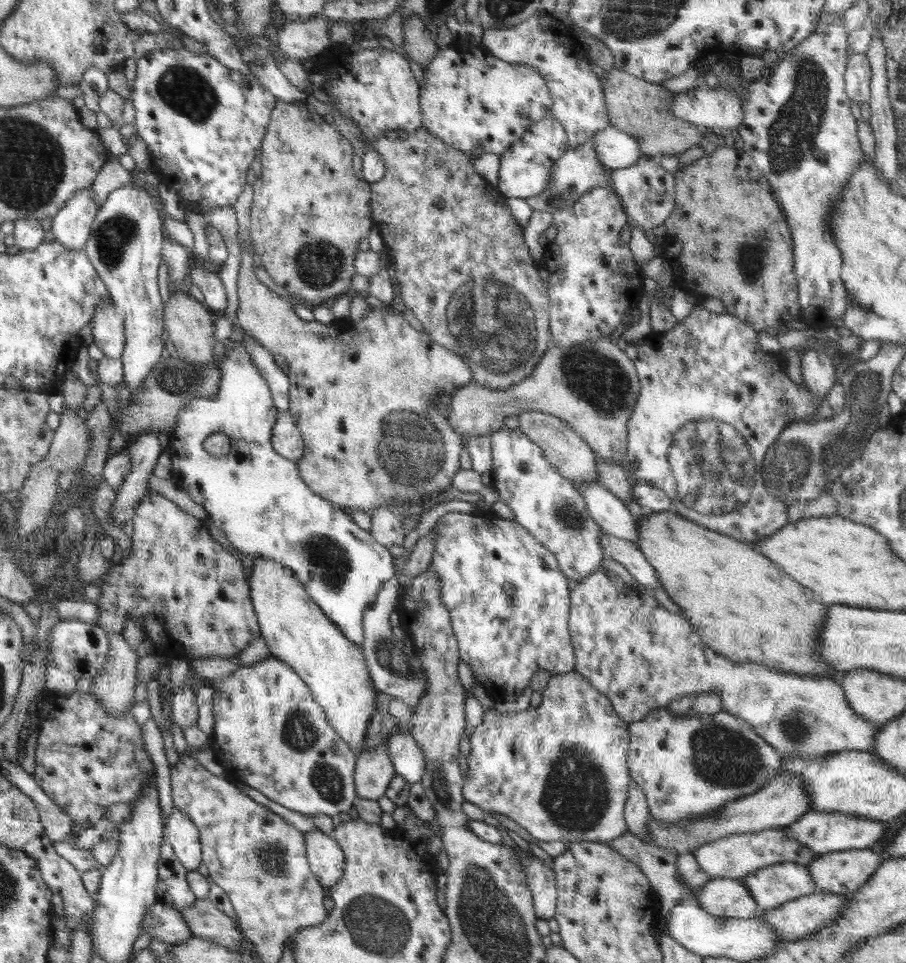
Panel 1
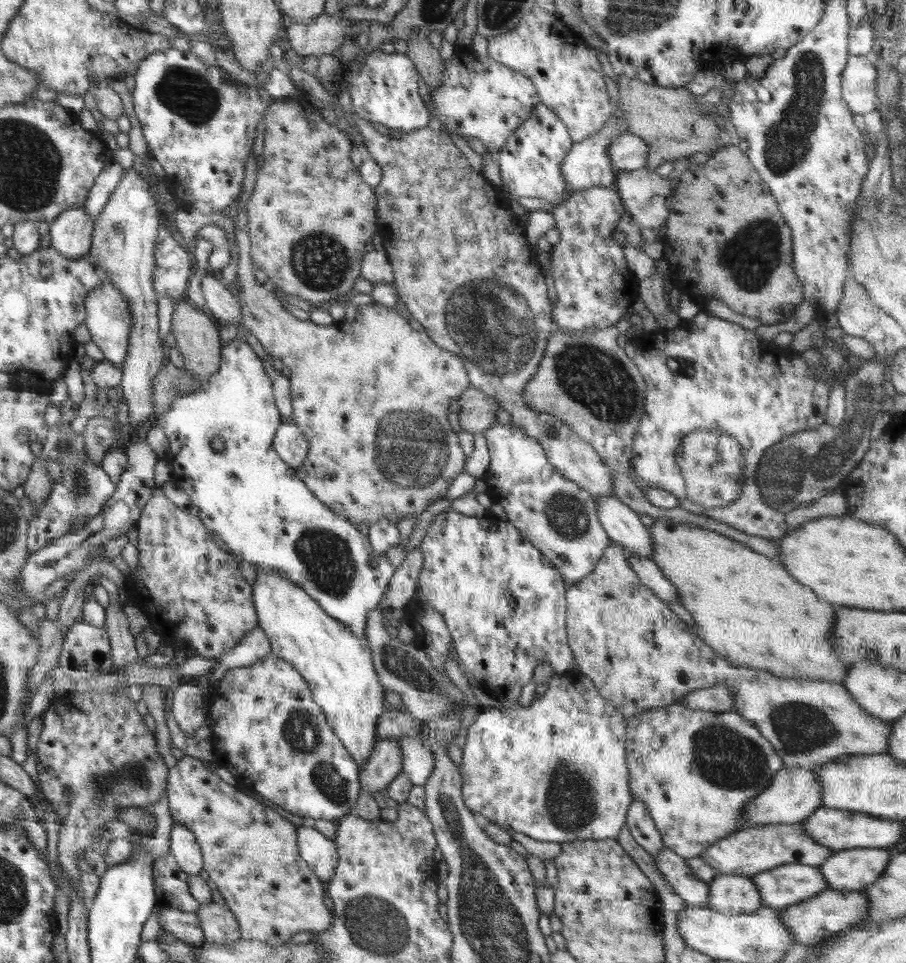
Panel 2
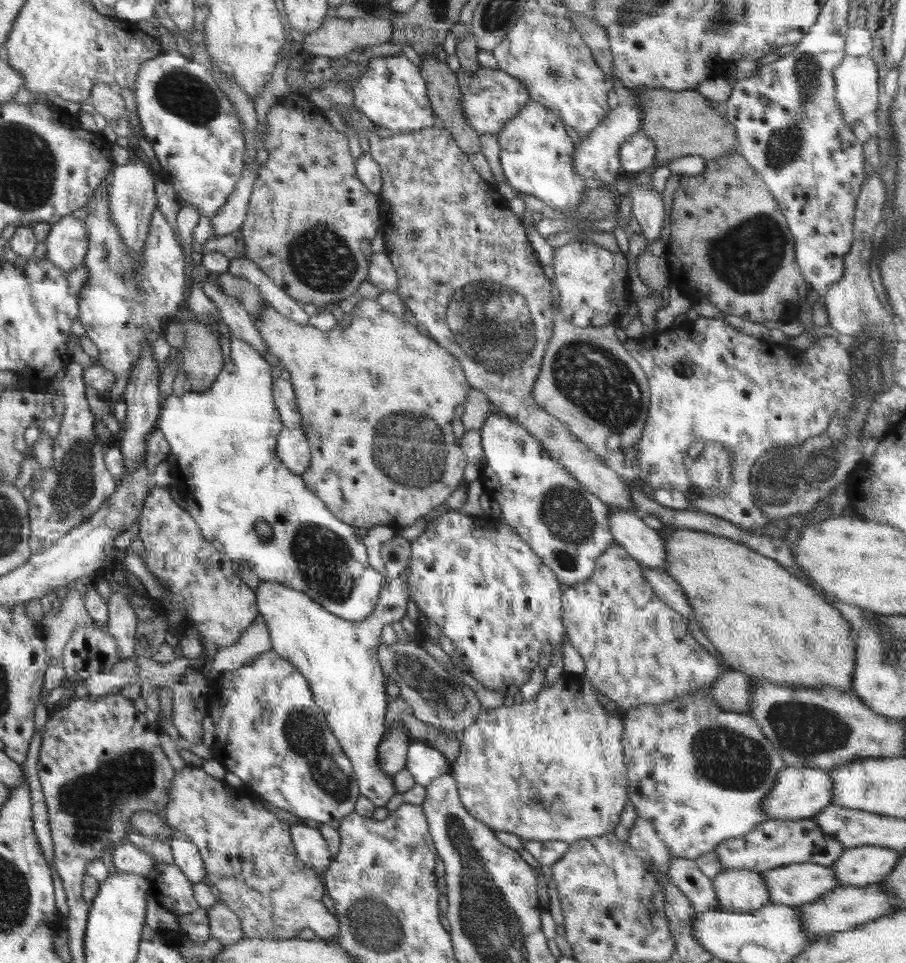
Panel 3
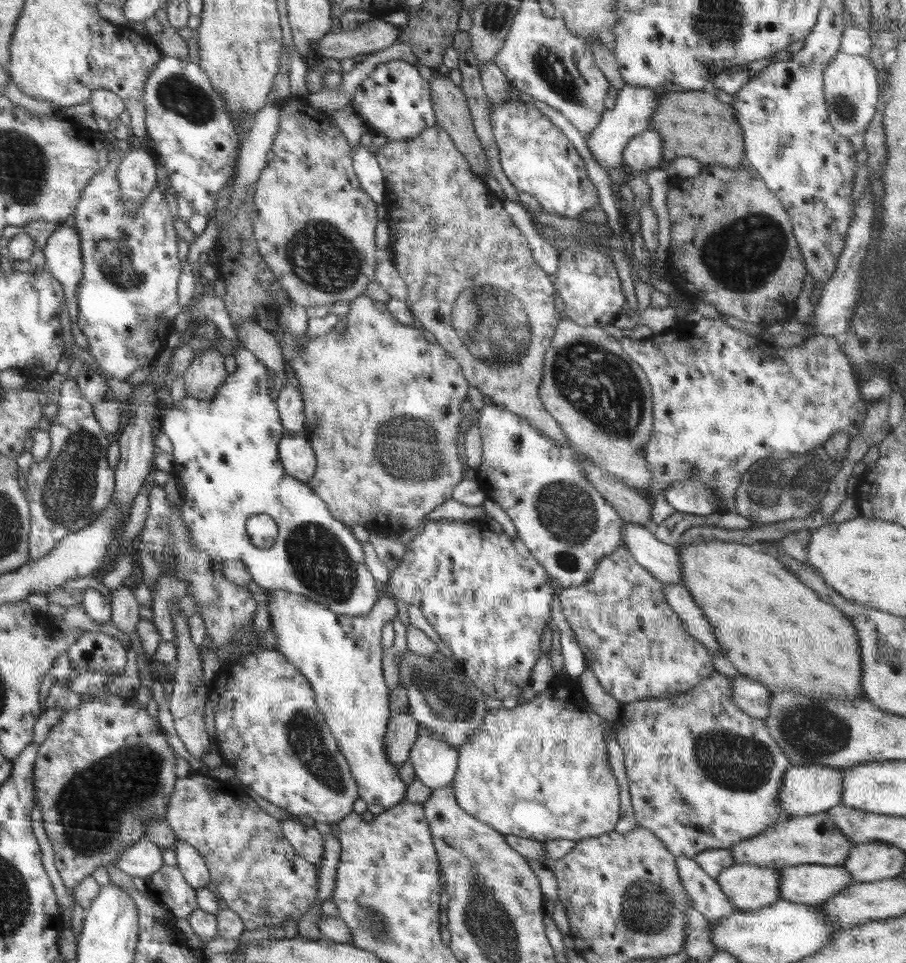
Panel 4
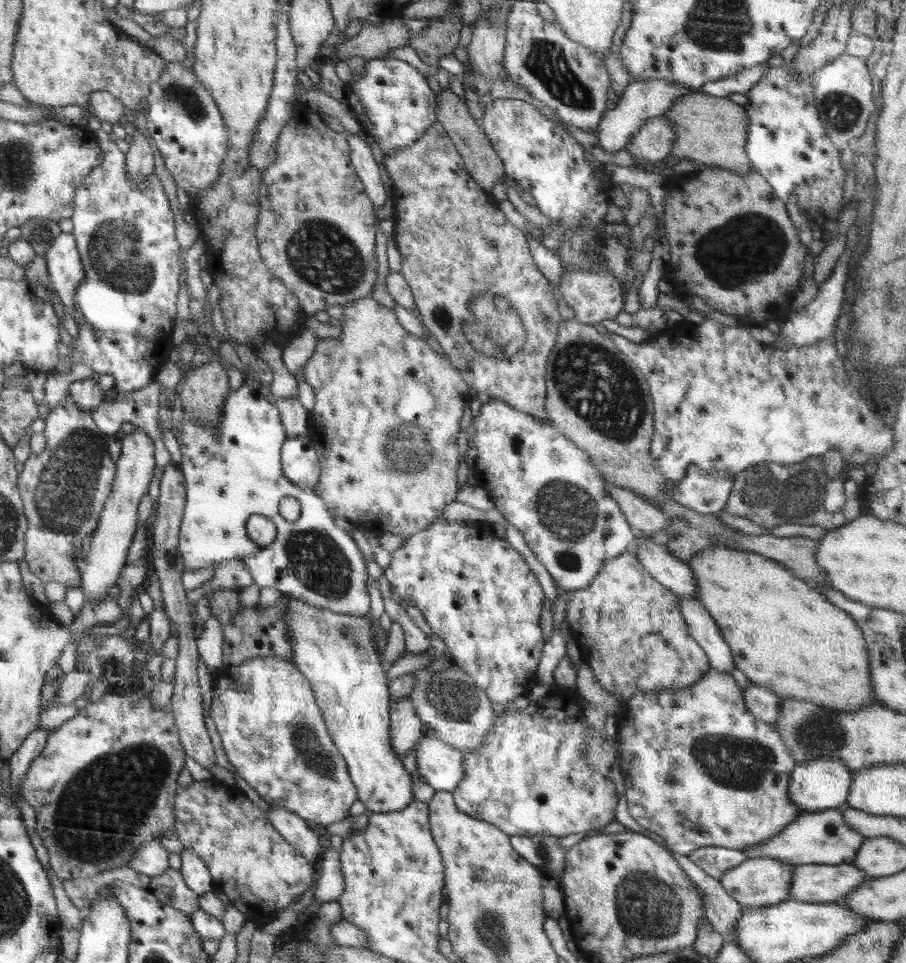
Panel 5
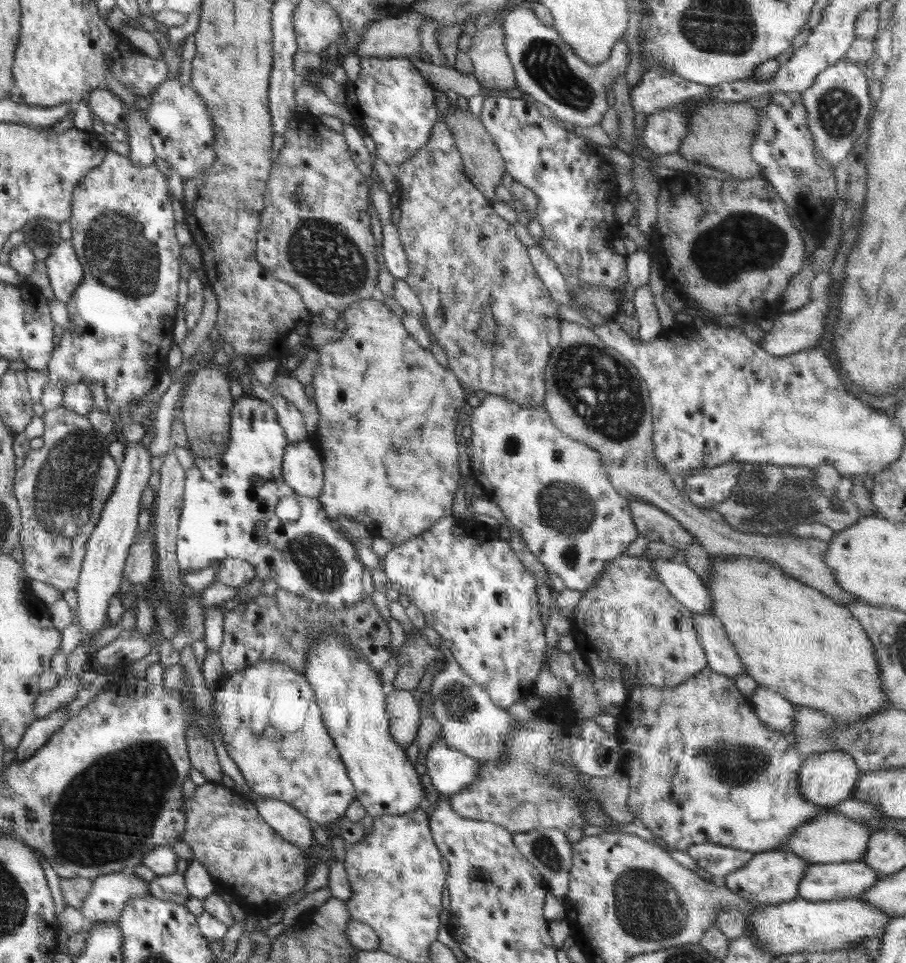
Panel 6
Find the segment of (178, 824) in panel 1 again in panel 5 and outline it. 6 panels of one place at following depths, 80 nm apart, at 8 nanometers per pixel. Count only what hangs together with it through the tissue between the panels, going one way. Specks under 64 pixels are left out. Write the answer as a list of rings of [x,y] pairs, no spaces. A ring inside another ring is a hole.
[[[185,847],[180,853],[182,865],[181,875],[190,890],[198,896],[212,890],[213,880],[206,863],[191,849]]]

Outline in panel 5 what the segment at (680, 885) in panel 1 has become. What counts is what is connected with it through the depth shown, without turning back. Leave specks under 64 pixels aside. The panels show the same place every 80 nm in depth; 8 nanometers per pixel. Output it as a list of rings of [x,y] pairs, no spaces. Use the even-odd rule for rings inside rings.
[[[675,853],[673,857],[701,892],[703,911],[711,927],[718,934],[729,939],[733,935],[737,918],[743,913],[745,907],[727,894],[717,878],[706,874],[688,857],[678,853]]]

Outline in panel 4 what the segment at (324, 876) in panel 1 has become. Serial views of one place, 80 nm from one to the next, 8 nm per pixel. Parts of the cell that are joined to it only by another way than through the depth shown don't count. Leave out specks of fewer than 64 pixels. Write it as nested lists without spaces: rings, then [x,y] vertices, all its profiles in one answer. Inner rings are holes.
[[[294,819],[281,821],[281,824],[283,833],[296,849],[298,856],[312,864],[322,862],[325,854],[324,836],[318,833],[315,827],[305,826]]]

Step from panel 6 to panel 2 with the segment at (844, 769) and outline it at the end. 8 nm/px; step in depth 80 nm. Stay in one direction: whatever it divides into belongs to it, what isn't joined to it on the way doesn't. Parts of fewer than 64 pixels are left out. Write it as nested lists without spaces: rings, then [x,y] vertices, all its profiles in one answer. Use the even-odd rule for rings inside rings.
[[[786,767],[780,769],[772,779],[770,786],[760,795],[749,800],[743,808],[745,824],[750,827],[763,824],[792,824],[804,821],[817,808],[821,807],[821,784],[812,769],[804,767]]]

